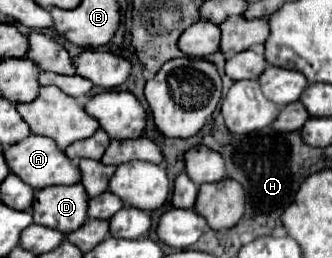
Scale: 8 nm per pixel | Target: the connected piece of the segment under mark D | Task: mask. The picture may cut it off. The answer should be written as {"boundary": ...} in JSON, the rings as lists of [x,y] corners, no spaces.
{"boundary":[[[81,183],[39,189],[31,207],[33,221],[61,233],[73,233],[87,221],[87,199]]]}

